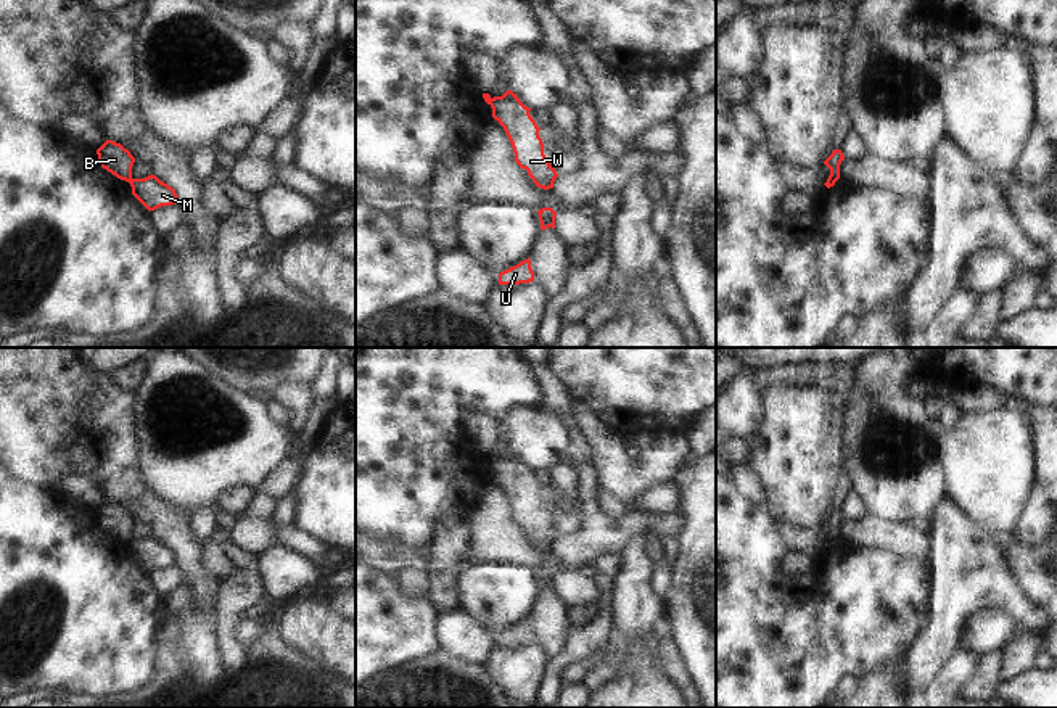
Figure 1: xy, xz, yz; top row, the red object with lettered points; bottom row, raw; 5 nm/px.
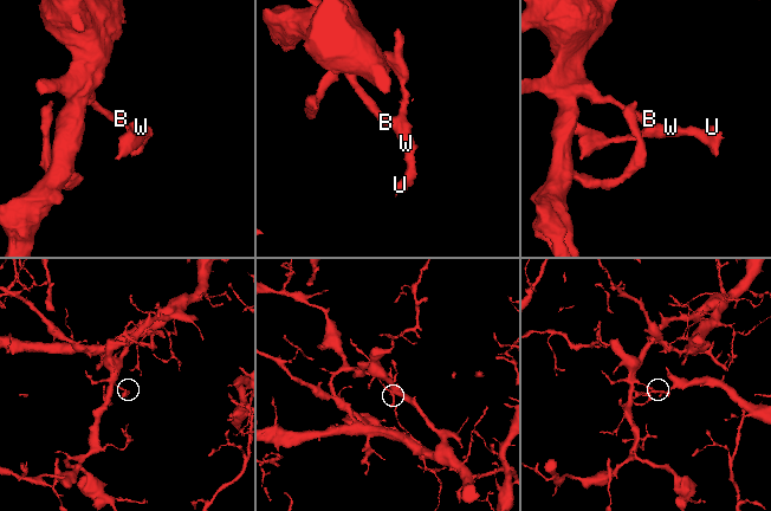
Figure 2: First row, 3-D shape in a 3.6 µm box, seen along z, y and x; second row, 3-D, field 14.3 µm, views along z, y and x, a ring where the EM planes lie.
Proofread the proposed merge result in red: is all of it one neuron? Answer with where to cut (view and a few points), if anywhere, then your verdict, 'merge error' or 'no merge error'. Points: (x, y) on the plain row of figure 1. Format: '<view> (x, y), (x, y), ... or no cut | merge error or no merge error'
xy (132, 539), (129, 543) | merge error

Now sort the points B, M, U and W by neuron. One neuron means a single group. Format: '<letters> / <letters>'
B / M U W

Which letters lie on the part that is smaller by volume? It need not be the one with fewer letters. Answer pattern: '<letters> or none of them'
M, U, W

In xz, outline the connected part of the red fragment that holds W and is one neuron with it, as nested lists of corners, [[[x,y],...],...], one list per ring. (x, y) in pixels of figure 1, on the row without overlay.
[[[512,451],[502,457],[494,457],[491,468],[492,478],[504,488],[512,504],[516,525],[528,531],[536,547],[553,549],[558,534],[544,515],[544,504],[539,497],[541,488],[529,475],[531,468],[524,467]]]

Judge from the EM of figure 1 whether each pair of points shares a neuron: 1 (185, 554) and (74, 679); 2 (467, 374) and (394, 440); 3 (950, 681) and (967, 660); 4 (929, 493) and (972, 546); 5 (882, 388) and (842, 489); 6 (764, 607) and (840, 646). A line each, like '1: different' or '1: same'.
1: different
2: same
3: same
4: different
5: different
6: same

